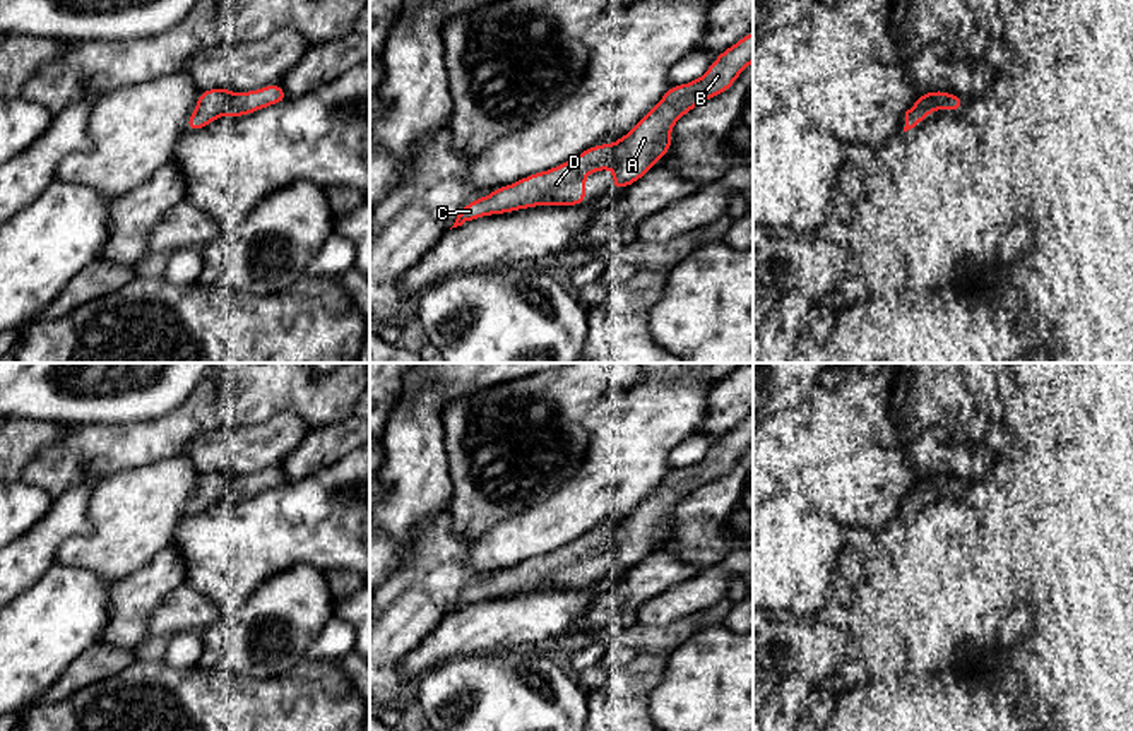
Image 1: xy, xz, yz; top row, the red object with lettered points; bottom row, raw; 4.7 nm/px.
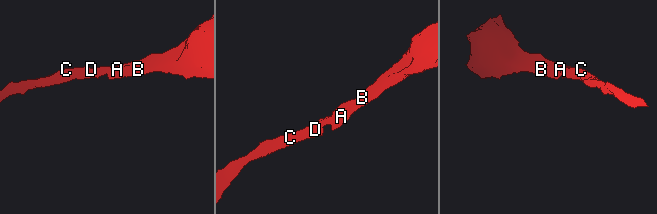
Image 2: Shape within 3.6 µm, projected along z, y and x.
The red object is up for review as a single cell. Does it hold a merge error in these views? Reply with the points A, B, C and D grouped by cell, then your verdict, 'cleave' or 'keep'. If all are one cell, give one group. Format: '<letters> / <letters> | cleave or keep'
A B C D | keep

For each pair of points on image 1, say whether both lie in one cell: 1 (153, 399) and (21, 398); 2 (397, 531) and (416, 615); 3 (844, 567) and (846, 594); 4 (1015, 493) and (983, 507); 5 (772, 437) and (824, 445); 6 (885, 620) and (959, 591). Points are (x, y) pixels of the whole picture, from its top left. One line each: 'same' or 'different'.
1: same
2: different
3: same
4: same
5: same
6: different

